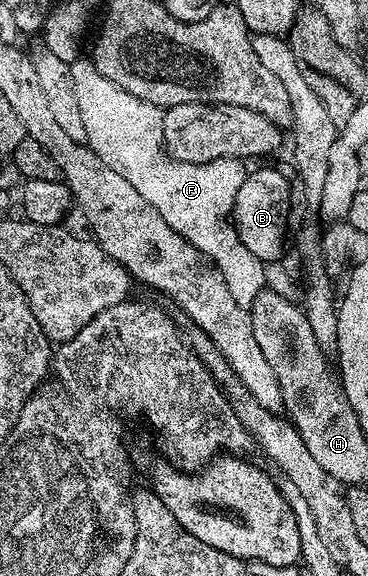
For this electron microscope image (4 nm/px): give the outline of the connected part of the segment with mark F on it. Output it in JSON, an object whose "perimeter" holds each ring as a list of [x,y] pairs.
{"perimeter":[[[81,56],[71,63],[70,76],[74,80],[74,100],[82,111],[88,149],[93,150],[111,170],[118,172],[118,176],[122,176],[122,180],[126,180],[126,184],[130,184],[130,188],[134,188],[134,192],[138,192],[138,196],[146,200],[146,204],[153,206],[158,216],[162,216],[162,220],[166,220],[166,224],[174,228],[174,232],[194,244],[198,252],[205,254],[215,264],[218,272],[222,272],[222,280],[226,280],[226,288],[230,288],[230,296],[234,296],[240,306],[251,307],[258,292],[265,290],[266,282],[260,271],[263,269],[252,263],[250,248],[246,248],[246,244],[242,244],[242,240],[236,235],[232,219],[238,188],[242,188],[244,183],[245,163],[239,158],[219,158],[202,164],[180,162],[168,153],[164,145],[164,110],[161,107],[146,100],[138,100],[138,96],[130,96],[130,92],[114,84],[114,80],[106,80],[106,76],[102,76],[102,72],[98,72],[98,68],[92,63],[91,57]]]}

